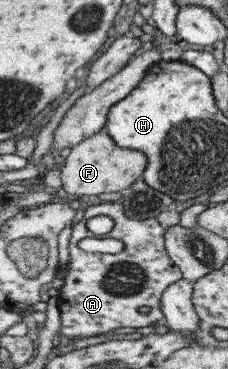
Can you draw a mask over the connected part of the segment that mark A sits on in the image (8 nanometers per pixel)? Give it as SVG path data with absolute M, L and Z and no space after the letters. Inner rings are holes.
M99 203L97 205L92 205L92 204L87 204L85 209L83 209L83 211L81 211L79 213L79 216L77 217L77 220L73 223L73 225L71 226L71 233L70 233L70 237L69 237L69 243L68 243L68 264L67 264L67 272L65 277L62 279L62 281L60 283L57 284L57 289L59 291L57 297L57 309L59 310L59 320L60 320L60 328L59 328L59 332L61 332L64 335L64 341L65 340L65 336L81 336L81 337L90 337L90 336L98 336L98 334L102 334L102 332L110 332L110 330L114 330L115 328L140 328L141 326L146 326L146 325L151 325L151 324L158 324L162 321L163 318L163 314L160 312L159 309L159 300L161 297L161 292L169 285L172 283L175 283L178 279L181 278L181 272L180 269L177 269L176 266L172 265L172 261L170 261L170 257L168 257L168 255L166 255L166 249L164 249L164 237L163 237L163 226L155 219L155 218L144 218L144 220L132 220L132 218L128 218L128 216L125 215L125 212L123 211L123 206L121 205L121 203ZM99 214L103 214L104 216L109 216L112 219L113 222L113 226L110 229L109 232L102 234L102 235L94 235L92 232L88 231L88 229L86 229L86 227L84 226L84 223L86 220L88 220L88 218L92 218L92 216L98 216ZM82 238L116 238L116 240L120 240L120 242L122 242L124 248L122 249L121 252L118 252L118 254L99 254L98 252L93 253L92 252L83 252L82 250L80 250L80 248L78 248L78 246L76 245L76 242L78 242L79 240L82 240ZM140 306L148 306L148 308L150 308L150 310L148 310L148 312L146 313L140 313L138 311L138 308L140 308Z

